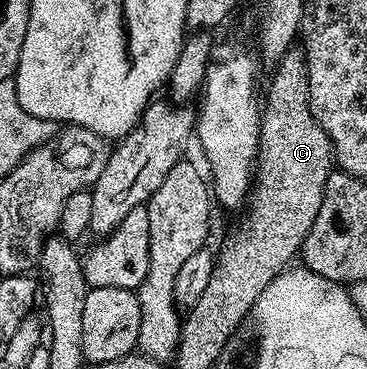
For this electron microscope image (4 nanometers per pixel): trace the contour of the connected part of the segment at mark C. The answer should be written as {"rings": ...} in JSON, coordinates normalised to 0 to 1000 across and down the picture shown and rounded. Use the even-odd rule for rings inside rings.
{"rings":[[[796,127],[749,171],[755,187],[733,220],[733,244],[717,252],[711,301],[711,388],[700,420],[695,499],[665,569],[668,602],[638,653],[605,669],[589,699],[580,743],[564,764],[553,799],[501,851],[493,908],[482,949],[490,957],[605,957],[616,954],[613,932],[646,886],[687,851],[689,827],[717,797],[722,780],[768,737],[790,726],[796,696],[807,699],[820,664],[837,648],[837,626],[847,626],[847,604],[858,604],[858,583],[869,583],[869,556],[880,550],[880,518],[902,472],[913,466],[907,390],[869,344],[858,312],[847,312],[842,287],[842,206],[831,168],[831,136]]]}

